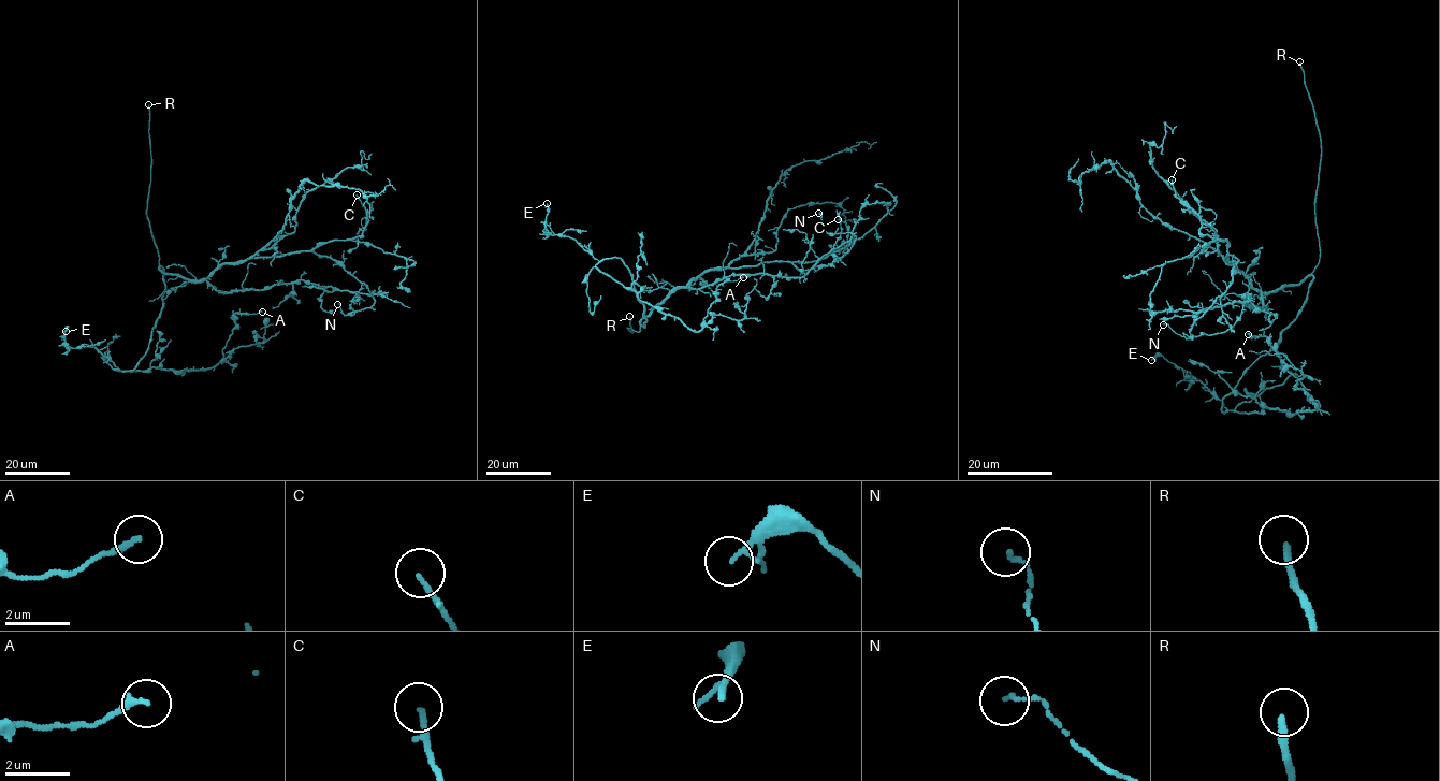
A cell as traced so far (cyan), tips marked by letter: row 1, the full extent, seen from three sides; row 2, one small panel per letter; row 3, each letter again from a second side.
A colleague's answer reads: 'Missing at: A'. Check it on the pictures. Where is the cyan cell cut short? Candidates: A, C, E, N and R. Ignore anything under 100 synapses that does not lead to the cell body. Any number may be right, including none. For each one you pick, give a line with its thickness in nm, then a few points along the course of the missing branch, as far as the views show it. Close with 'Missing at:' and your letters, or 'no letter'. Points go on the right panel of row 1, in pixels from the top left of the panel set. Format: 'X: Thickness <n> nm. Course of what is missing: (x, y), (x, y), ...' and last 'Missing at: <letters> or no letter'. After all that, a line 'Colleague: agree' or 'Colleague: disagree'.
R: Thickness 200 nm
Missing at: R
Colleague: disagree

